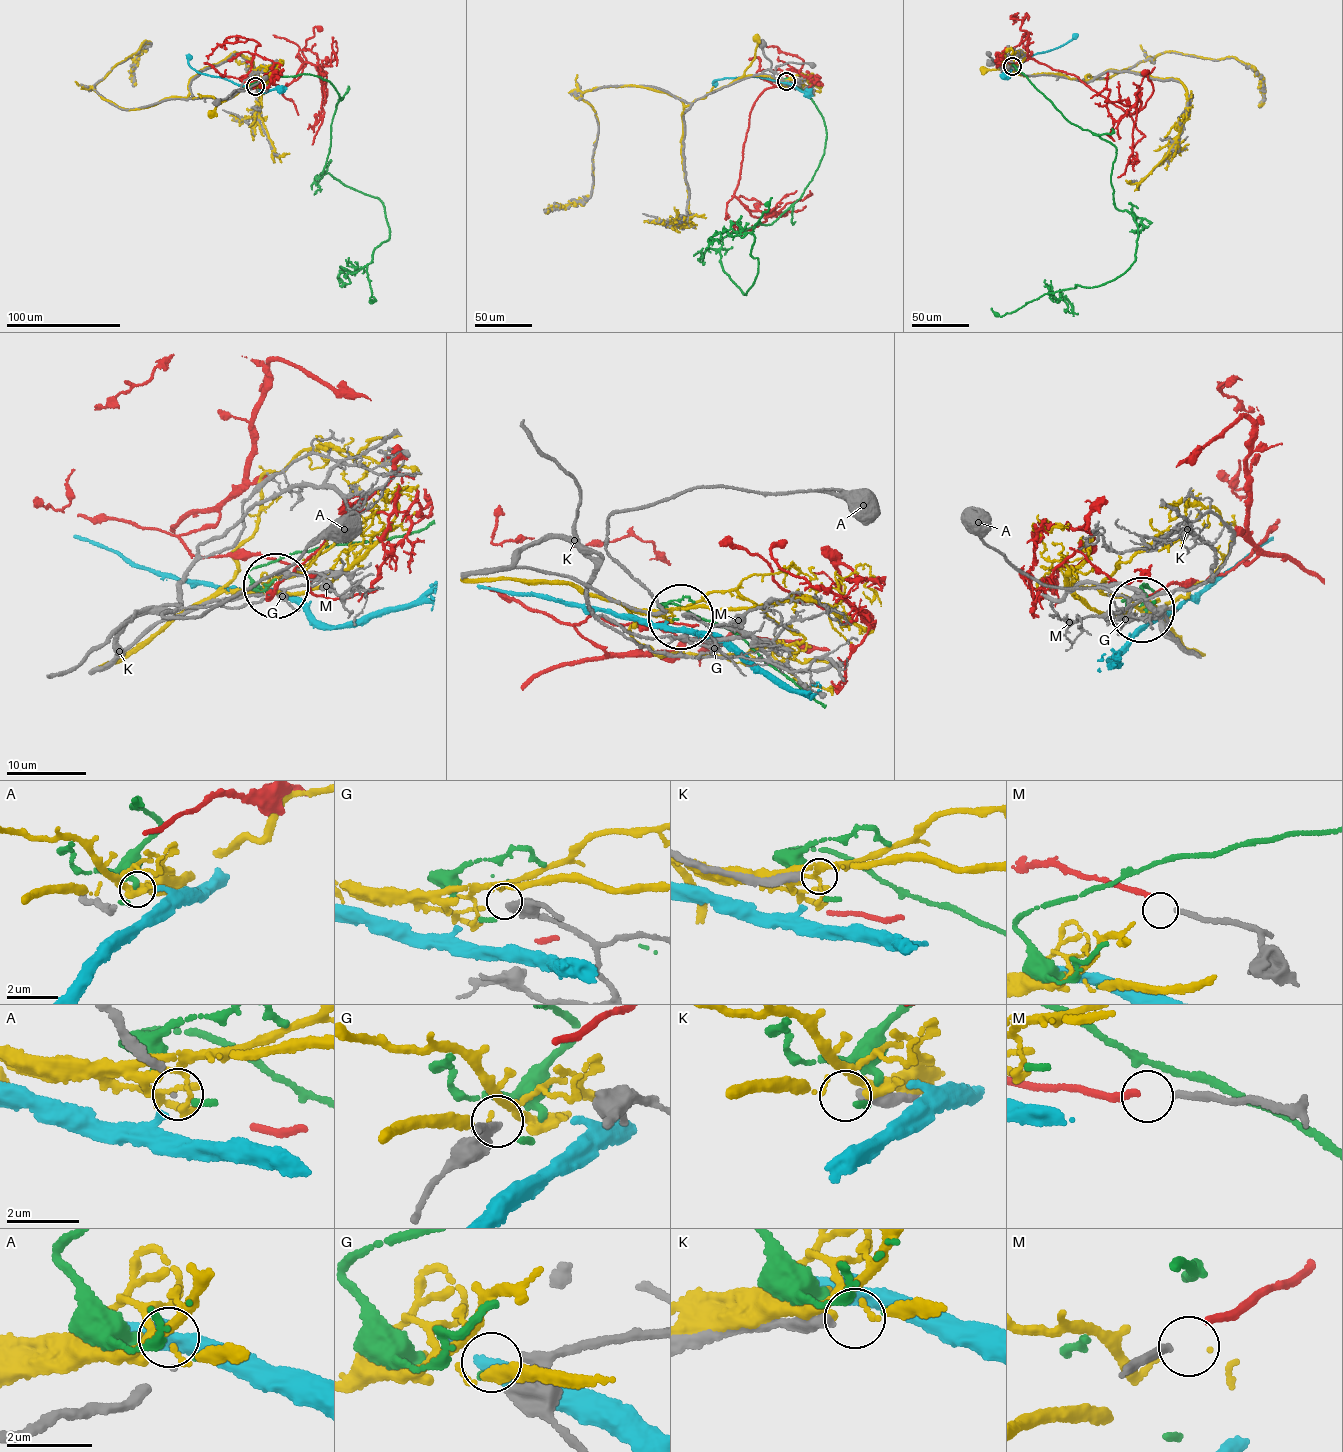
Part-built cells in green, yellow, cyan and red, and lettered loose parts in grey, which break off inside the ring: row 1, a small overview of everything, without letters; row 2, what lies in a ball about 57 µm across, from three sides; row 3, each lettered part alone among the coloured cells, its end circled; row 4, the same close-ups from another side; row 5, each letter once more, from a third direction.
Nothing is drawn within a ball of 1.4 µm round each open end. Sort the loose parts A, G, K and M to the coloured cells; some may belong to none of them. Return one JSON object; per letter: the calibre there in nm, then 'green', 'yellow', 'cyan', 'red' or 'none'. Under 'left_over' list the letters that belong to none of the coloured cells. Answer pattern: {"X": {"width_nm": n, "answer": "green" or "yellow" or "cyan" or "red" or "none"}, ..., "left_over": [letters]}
{"A": {"width_nm": 70, "answer": "cyan"}, "G": {"width_nm": 340, "answer": "none"}, "K": {"width_nm": 280, "answer": "none"}, "M": {"width_nm": 180, "answer": "red"}, "left_over": ["G", "K"]}

